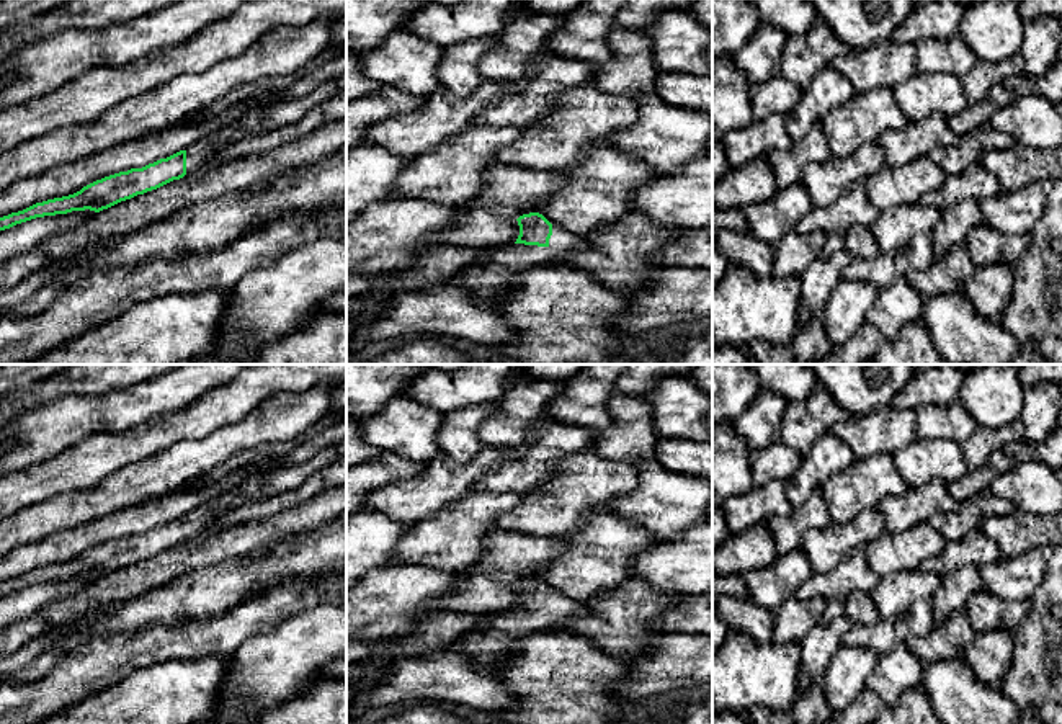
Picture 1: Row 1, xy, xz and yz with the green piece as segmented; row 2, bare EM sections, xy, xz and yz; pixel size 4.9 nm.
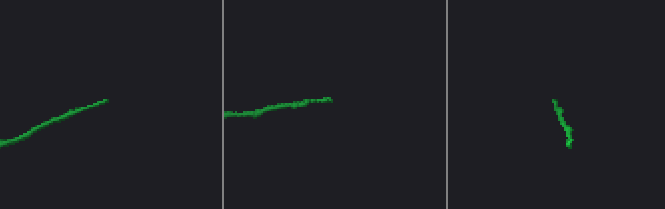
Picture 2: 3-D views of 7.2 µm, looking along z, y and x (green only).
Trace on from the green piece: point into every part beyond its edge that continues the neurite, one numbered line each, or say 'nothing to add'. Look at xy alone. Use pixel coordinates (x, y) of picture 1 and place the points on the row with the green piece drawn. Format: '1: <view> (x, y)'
1: xy (267, 116)

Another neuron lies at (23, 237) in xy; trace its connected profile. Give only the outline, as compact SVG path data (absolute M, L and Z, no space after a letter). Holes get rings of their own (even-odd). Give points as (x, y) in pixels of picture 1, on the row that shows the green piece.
M90 209L72 211L67 214L36 217L0 230L0 263L34 250L42 240L83 224L93 214L96 212Z

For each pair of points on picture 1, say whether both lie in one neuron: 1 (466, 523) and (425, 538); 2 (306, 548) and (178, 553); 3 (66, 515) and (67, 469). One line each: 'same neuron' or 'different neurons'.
1: same neuron
2: different neurons
3: different neurons

